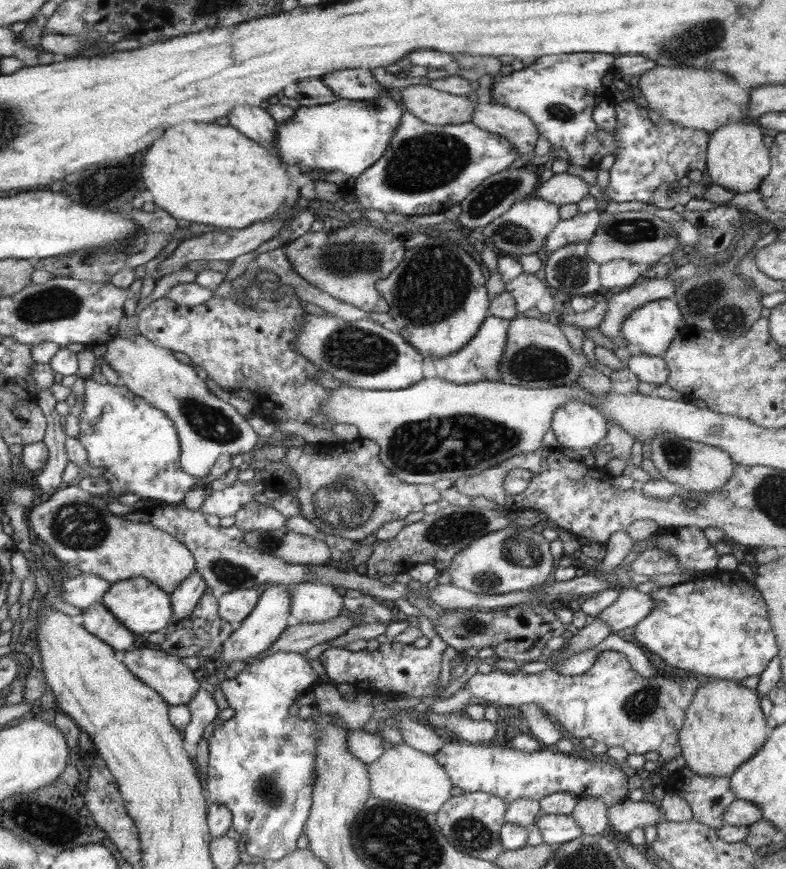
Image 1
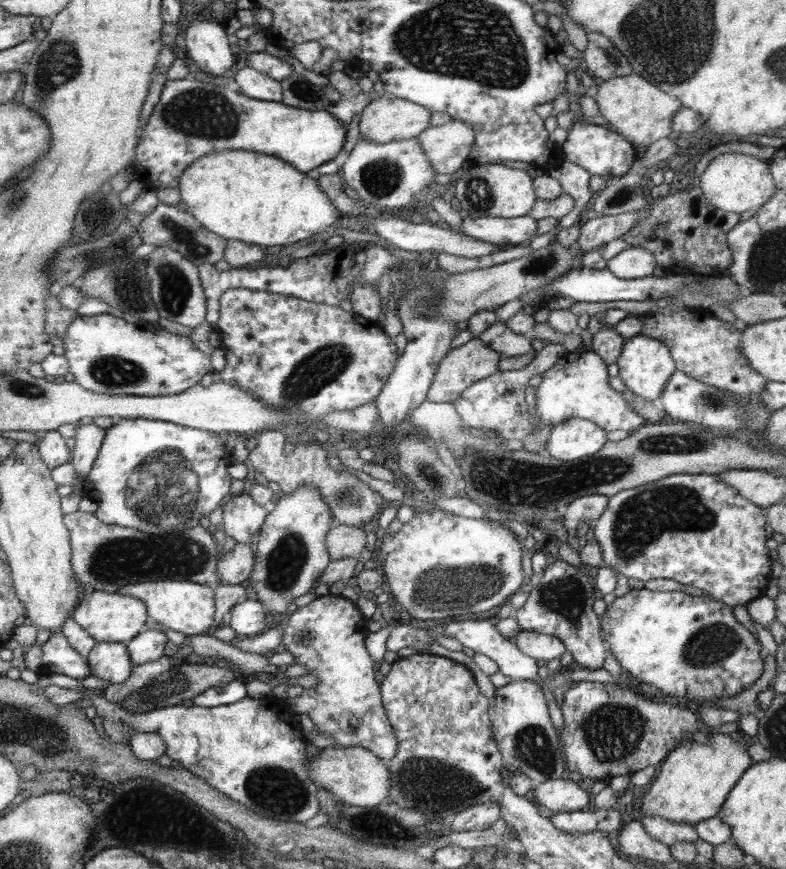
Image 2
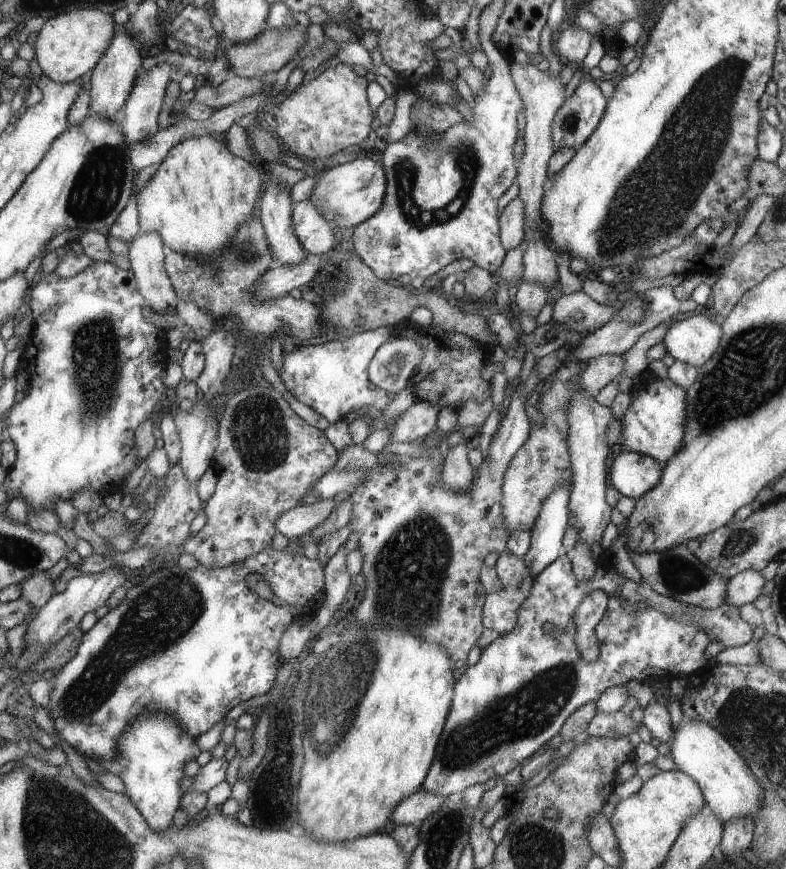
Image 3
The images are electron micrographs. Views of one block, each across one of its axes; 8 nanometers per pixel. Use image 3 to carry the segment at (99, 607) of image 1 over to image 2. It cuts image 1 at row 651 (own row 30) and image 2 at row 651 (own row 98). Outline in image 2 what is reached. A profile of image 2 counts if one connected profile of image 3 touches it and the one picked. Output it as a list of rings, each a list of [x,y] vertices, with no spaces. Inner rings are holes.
[[[98,642],[93,646],[88,656],[92,674],[100,680],[109,680],[109,684],[120,684],[132,674],[133,661],[125,644],[112,642]]]

